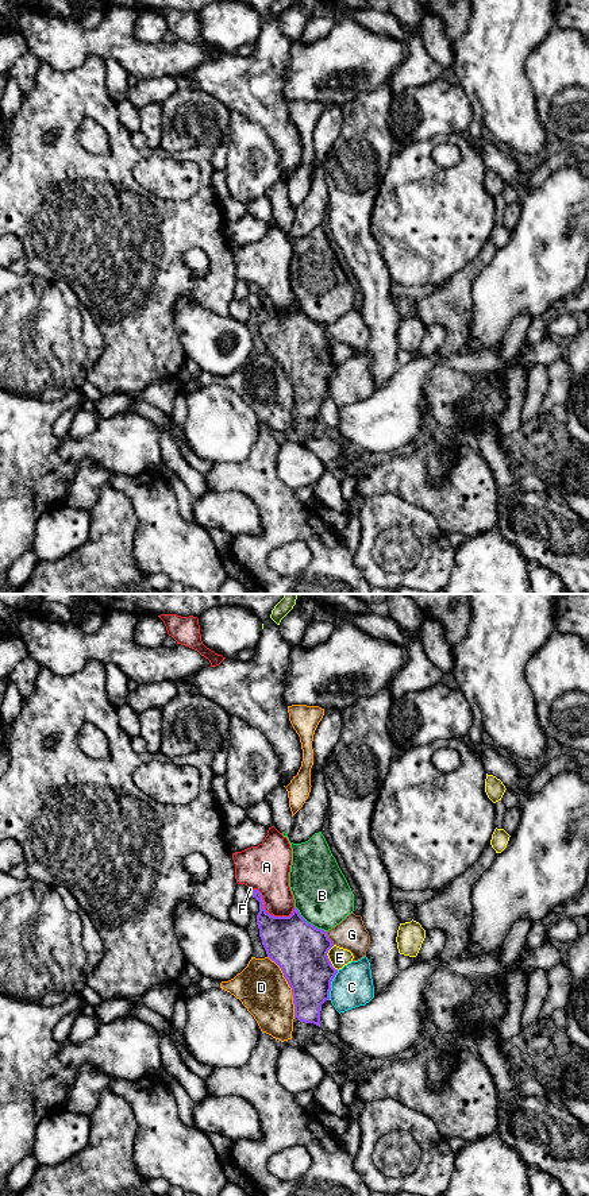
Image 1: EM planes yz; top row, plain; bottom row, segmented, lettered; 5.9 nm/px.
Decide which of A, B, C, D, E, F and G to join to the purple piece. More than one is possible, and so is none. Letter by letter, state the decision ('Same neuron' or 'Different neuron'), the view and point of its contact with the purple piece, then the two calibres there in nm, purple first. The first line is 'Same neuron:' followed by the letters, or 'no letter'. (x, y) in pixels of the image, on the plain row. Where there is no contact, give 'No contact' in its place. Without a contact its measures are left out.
Same neuron: F
A: Different neuron. Touches purple at yz (268, 308). Thickness 320 nm (purple) against 260 nm
B: Different neuron. Touches purple at yz (310, 319). Thickness 320 nm (purple) against 340 nm
C: Different neuron. Touches purple at yz (330, 381). Thickness 300 nm (purple) against 240 nm
D: Different neuron. Touches purple at yz (289, 381). Thickness 320 nm (purple) against 300 nm
E: Different neuron. Touches purple at yz (328, 354). Thickness 320 nm (purple) against 120 nm
F: Same neuron. Touches purple at yz (253, 288). Thickness 160 nm (purple) against 20 nm
G: Different neuron. Touches purple at yz (328, 334). Thickness 320 nm (purple) against 190 nm

